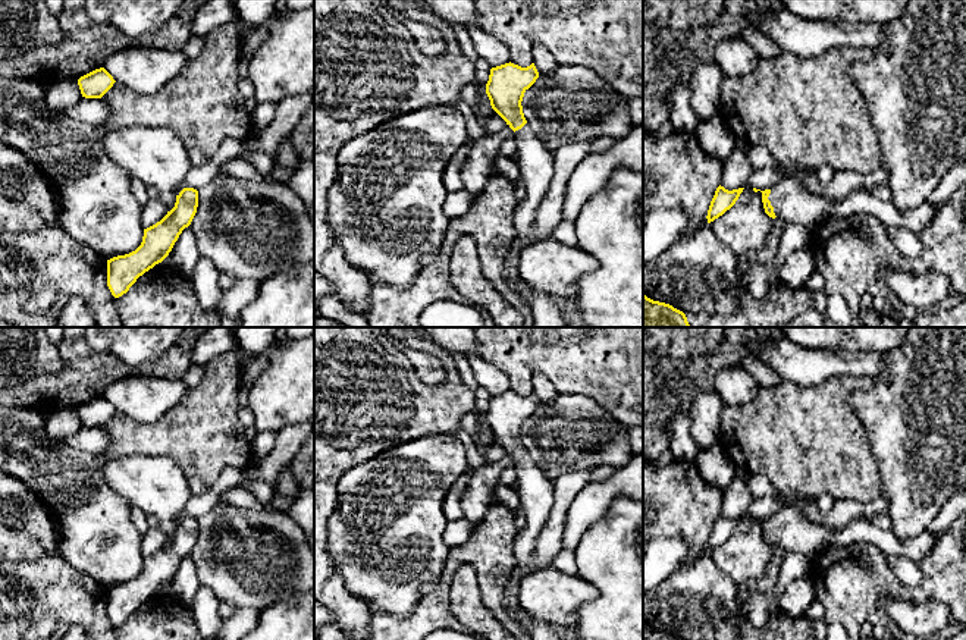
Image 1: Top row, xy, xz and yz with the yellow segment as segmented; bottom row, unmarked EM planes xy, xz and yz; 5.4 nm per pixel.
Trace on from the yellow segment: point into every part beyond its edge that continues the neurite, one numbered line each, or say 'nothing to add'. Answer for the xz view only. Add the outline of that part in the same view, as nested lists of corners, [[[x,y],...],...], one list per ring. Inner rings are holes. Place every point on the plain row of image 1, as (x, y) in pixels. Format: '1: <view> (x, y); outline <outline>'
1: xz (535, 489); outline [[[529,452],[514,462],[518,479],[520,509],[526,517],[526,526],[515,539],[515,558],[517,567],[524,567],[527,575],[531,572],[530,559],[534,542],[552,509],[553,481],[534,464]]]

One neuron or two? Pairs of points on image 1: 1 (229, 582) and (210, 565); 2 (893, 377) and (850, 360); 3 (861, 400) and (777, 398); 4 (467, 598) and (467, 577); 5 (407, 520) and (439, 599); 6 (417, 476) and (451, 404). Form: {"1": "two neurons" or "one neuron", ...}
{"1": "one neuron", "2": "two neurons", "3": "two neurons", "4": "one neuron", "5": "two neurons", "6": "two neurons"}

